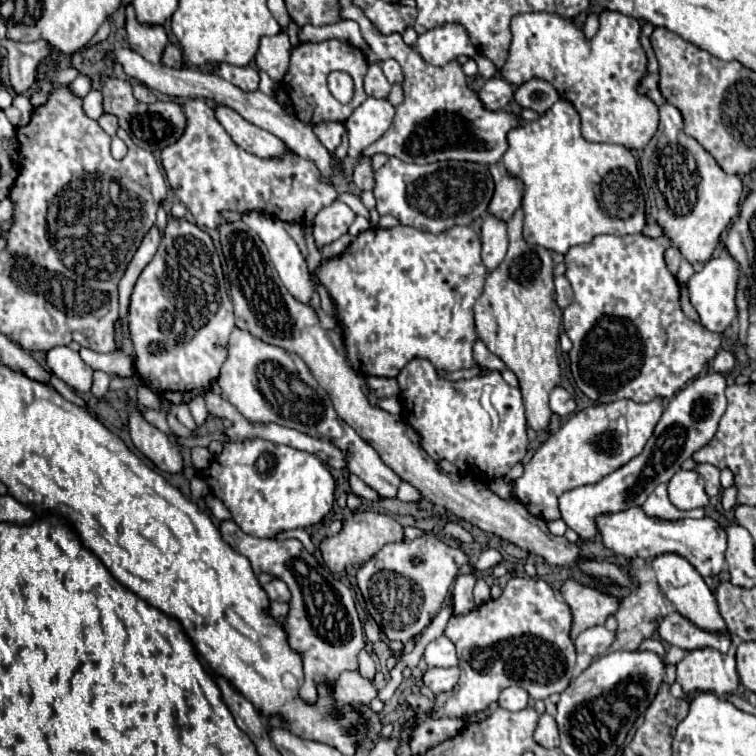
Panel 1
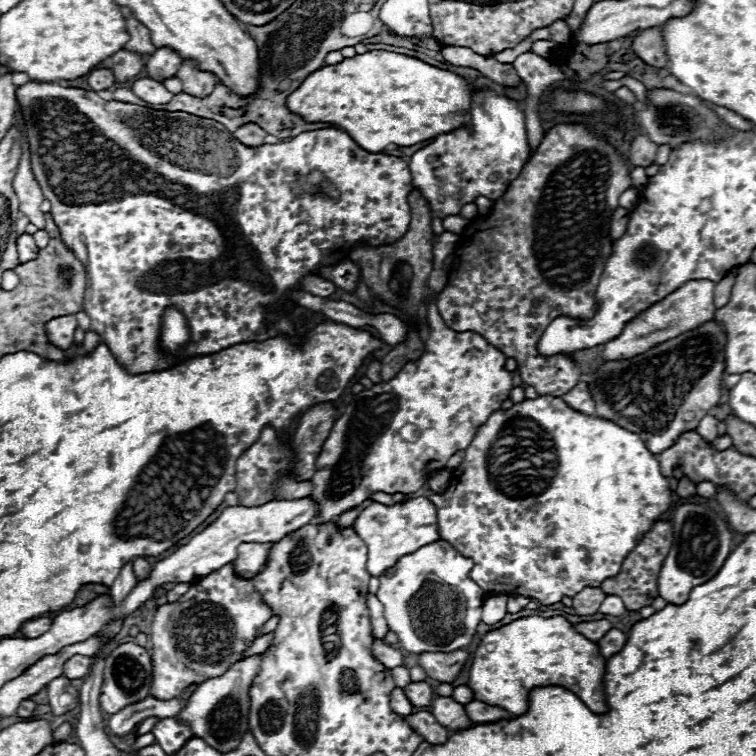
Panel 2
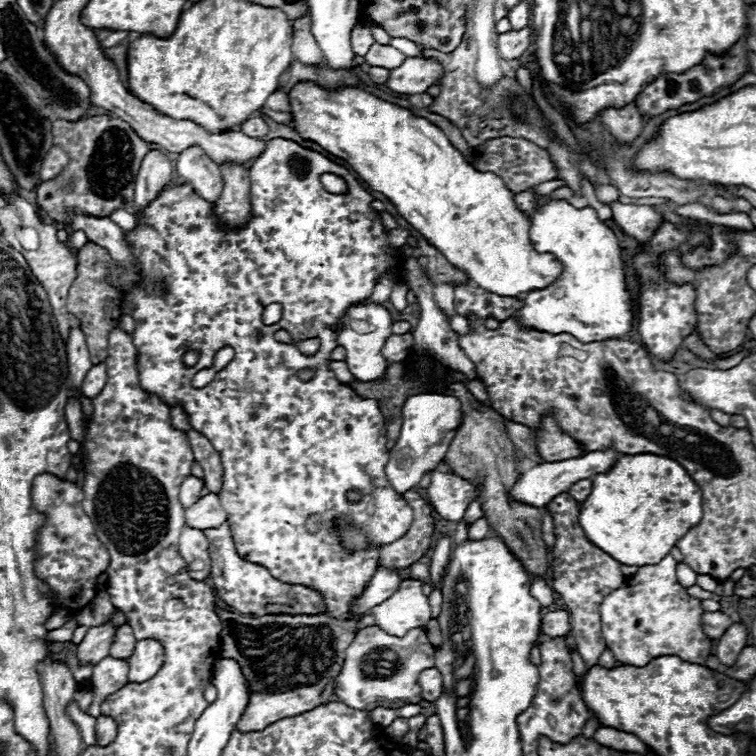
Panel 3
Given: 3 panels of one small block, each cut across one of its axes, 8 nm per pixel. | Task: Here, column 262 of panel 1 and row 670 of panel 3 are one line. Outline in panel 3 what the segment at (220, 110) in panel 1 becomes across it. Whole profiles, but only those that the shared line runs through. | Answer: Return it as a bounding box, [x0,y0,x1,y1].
[128,638,164,684]

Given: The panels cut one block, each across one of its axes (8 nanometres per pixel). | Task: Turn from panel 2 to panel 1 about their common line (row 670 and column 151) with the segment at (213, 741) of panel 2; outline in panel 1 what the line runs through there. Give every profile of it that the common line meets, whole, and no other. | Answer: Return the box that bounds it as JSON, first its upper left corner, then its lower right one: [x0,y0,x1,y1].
[118,226,162,318]

